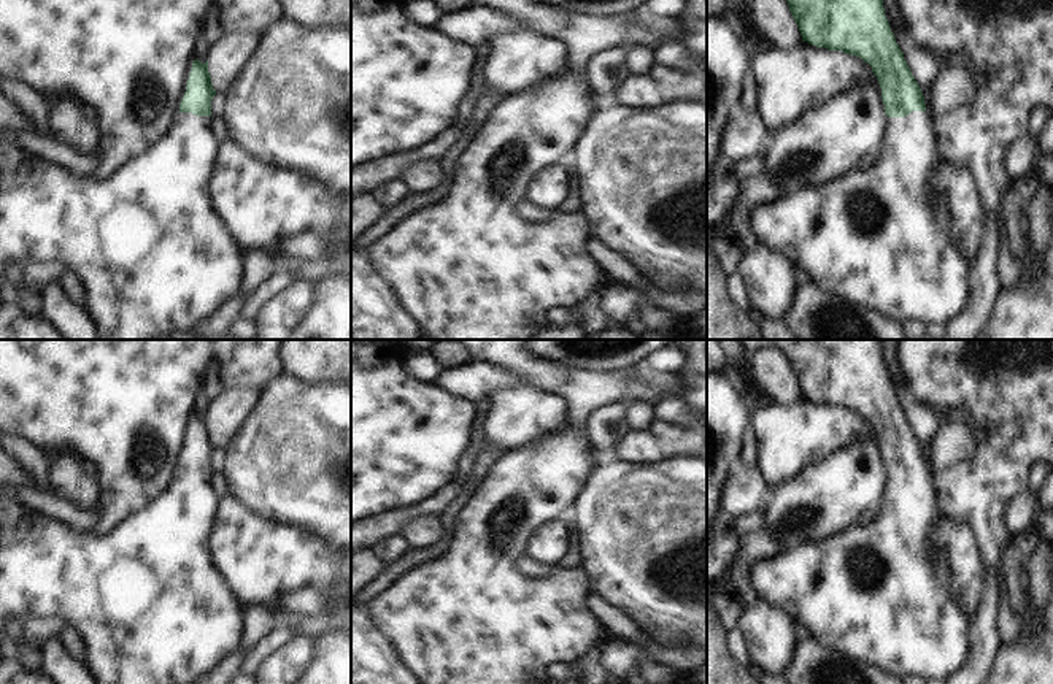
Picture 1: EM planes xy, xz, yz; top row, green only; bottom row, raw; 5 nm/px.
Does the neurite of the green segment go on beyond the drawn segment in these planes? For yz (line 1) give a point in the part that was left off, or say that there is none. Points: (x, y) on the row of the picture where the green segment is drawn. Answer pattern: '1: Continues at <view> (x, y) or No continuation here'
1: Continues at yz (883, 240).

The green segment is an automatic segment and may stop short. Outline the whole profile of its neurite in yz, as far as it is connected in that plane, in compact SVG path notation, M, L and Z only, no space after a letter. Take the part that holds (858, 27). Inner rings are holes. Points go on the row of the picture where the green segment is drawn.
M786 0L799 27L802 41L829 51L842 51L861 57L872 67L881 89L888 132L875 165L869 170L854 168L820 186L802 186L772 203L750 205L743 198L743 183L731 162L715 160L707 170L707 224L727 232L745 225L756 244L778 252L796 268L812 278L812 284L826 294L842 298L867 314L880 313L901 325L943 324L956 317L967 300L969 263L951 216L951 200L942 186L945 160L937 148L935 125L926 111L923 92L915 81L889 22L883 0Z

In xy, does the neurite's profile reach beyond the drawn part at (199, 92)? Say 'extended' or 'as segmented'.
extended

